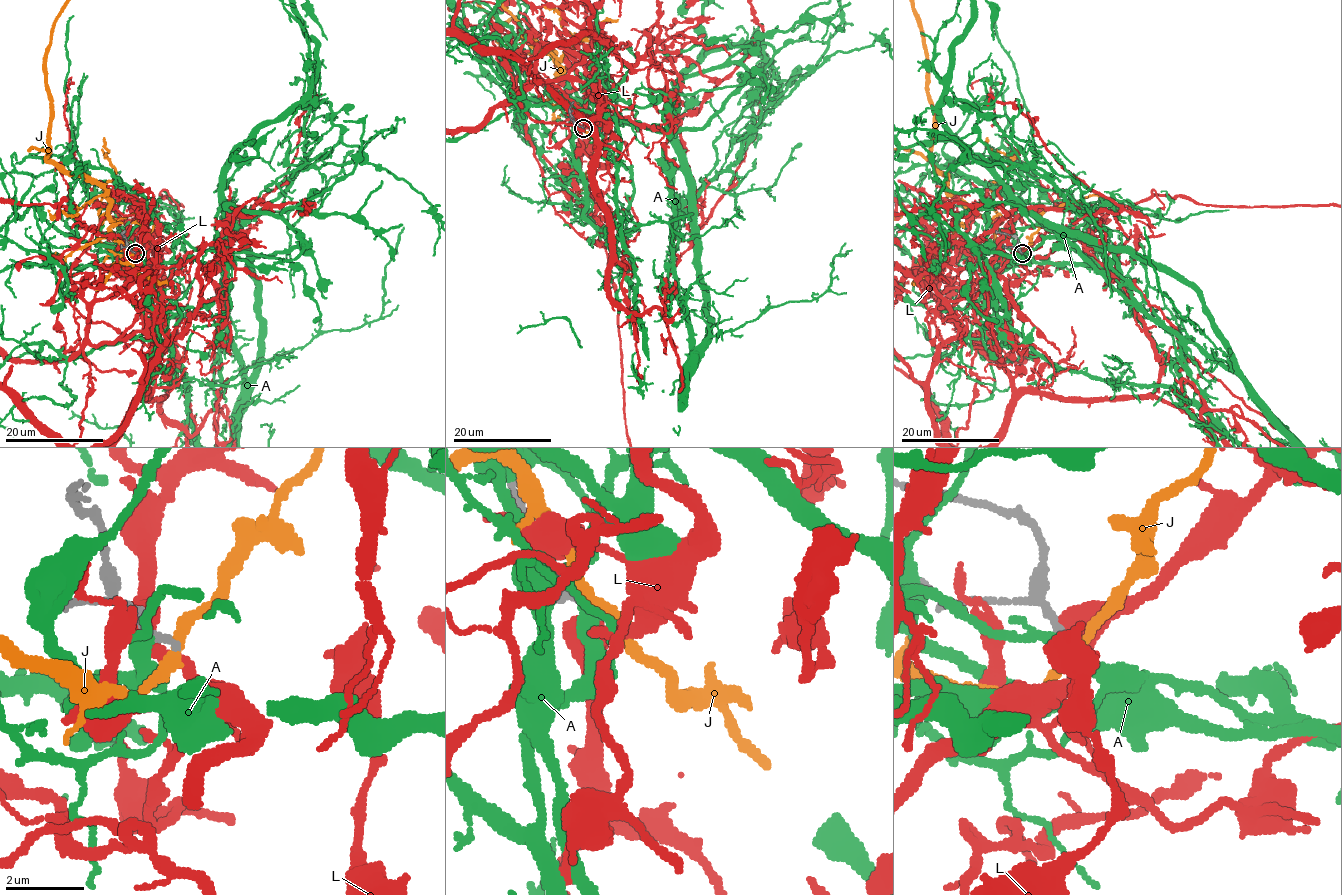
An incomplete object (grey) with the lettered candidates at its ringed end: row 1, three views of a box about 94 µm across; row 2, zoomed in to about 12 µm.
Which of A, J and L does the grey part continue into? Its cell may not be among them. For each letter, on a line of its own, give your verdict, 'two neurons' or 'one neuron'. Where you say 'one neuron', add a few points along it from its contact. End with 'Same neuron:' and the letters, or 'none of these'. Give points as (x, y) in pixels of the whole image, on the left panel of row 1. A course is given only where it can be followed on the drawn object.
A: two neurons
J: two neurons
L: two neurons
Same neuron: none of these

